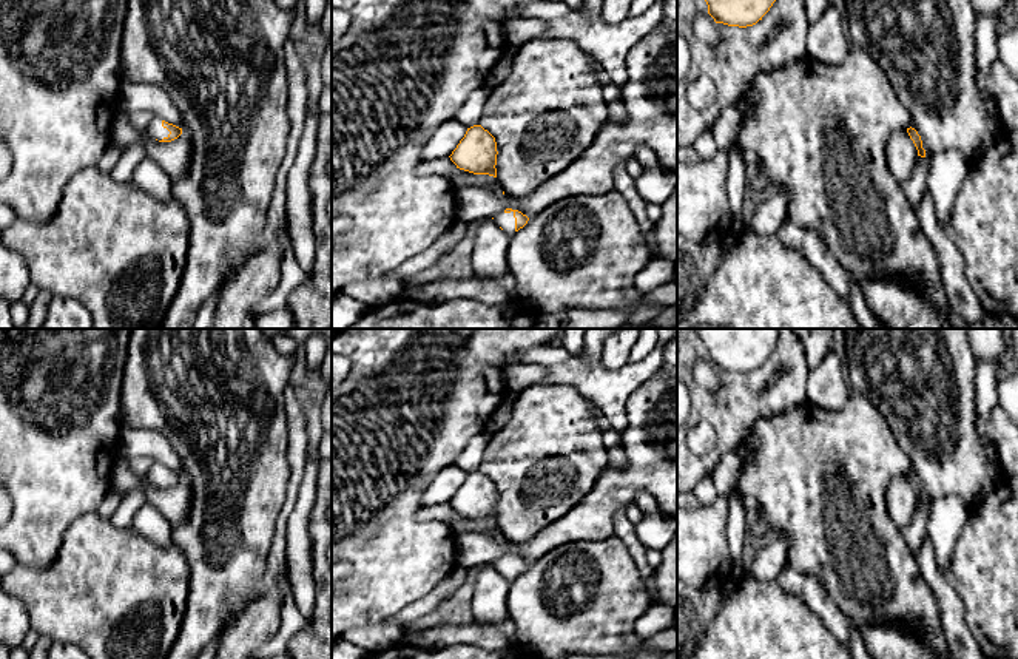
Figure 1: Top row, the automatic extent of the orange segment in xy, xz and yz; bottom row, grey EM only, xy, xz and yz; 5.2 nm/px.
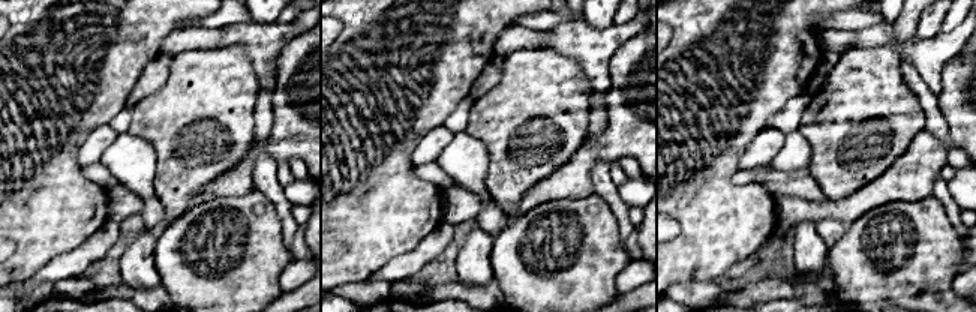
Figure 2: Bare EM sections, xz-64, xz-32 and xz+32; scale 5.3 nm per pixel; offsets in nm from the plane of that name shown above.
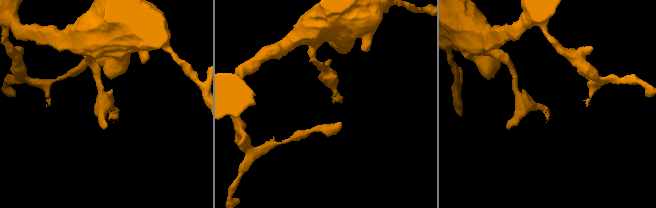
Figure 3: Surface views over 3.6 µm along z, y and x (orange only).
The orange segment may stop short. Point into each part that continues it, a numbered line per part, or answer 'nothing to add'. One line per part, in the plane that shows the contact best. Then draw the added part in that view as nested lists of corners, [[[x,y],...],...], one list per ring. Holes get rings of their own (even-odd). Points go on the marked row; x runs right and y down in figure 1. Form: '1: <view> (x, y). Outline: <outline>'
1: xy (155, 128). Outline: [[[154,117],[147,130],[148,130],[148,134],[153,139],[157,139],[157,140],[162,140],[163,137],[168,137],[168,134],[170,134],[170,131],[162,127],[162,119],[160,117]]]

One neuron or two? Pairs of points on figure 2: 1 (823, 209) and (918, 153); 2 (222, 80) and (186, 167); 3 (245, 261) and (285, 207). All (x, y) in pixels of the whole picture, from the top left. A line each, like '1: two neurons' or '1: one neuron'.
1: one neuron
2: one neuron
3: two neurons

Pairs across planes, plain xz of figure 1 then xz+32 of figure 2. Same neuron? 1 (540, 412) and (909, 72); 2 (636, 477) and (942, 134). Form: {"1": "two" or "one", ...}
{"1": "two", "2": "two"}

